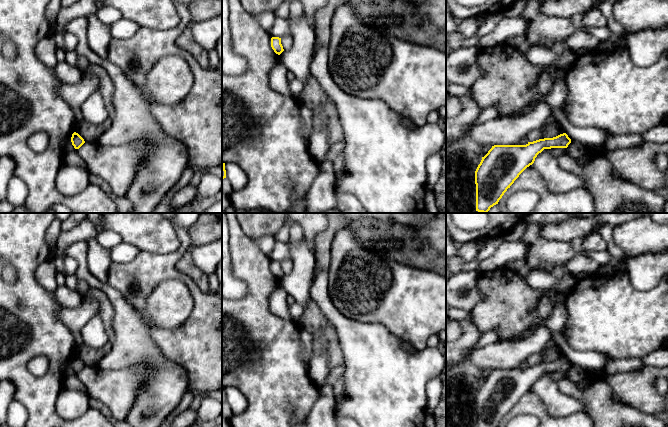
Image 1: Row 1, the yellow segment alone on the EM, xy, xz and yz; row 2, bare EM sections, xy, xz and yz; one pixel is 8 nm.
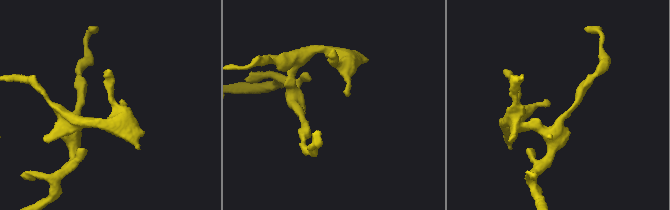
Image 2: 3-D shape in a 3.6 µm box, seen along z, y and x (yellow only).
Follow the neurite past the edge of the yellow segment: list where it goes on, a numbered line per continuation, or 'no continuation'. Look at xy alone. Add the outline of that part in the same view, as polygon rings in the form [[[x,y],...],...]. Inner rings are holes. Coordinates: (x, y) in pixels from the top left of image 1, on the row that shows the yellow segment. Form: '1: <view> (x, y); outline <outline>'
no continuation

